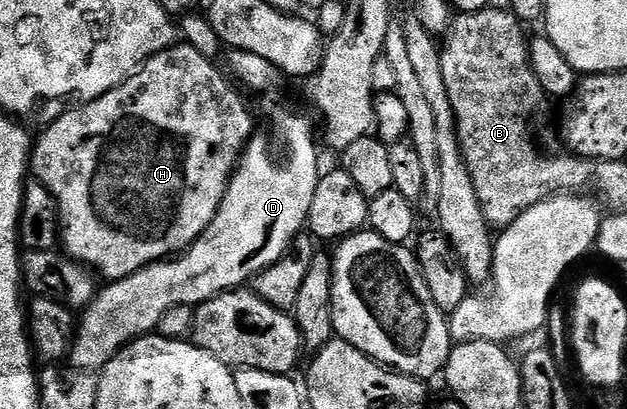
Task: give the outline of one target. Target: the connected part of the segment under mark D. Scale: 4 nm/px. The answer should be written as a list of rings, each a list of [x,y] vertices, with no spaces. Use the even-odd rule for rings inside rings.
[[[271,107],[267,111],[267,123],[271,126],[271,135],[266,135],[265,132],[256,130],[251,138],[247,141],[247,146],[243,148],[242,155],[239,156],[239,161],[235,165],[235,171],[231,175],[230,181],[227,182],[227,188],[223,193],[223,200],[221,201],[217,213],[213,217],[213,221],[209,221],[209,225],[202,233],[195,238],[191,246],[186,251],[174,256],[168,257],[157,263],[150,263],[147,267],[142,267],[137,273],[133,273],[124,279],[117,279],[106,284],[107,288],[100,290],[92,299],[88,307],[82,308],[81,318],[78,320],[75,337],[71,340],[71,350],[69,352],[70,366],[81,369],[82,371],[89,371],[98,373],[107,366],[107,362],[111,360],[121,348],[127,346],[128,343],[133,342],[134,339],[142,339],[145,335],[150,335],[158,328],[161,317],[165,317],[165,313],[169,309],[173,309],[177,305],[185,305],[186,307],[196,308],[200,303],[204,303],[207,299],[212,299],[215,295],[220,295],[222,291],[233,291],[244,286],[246,281],[254,280],[255,276],[273,265],[280,257],[287,254],[288,247],[291,246],[293,240],[307,227],[307,214],[309,213],[309,205],[313,205],[313,189],[317,189],[317,181],[321,174],[319,168],[319,151],[315,148],[315,135],[317,139],[317,131],[311,128],[311,123],[303,115],[298,115],[295,111],[290,111],[287,107]],[[283,143],[283,163],[278,163],[274,159],[275,147],[281,146]]]

